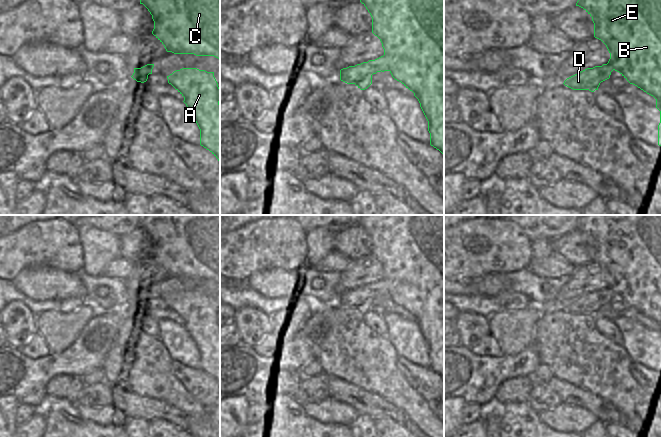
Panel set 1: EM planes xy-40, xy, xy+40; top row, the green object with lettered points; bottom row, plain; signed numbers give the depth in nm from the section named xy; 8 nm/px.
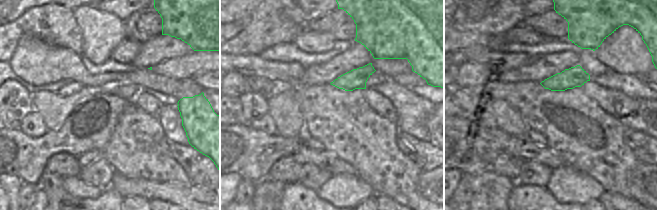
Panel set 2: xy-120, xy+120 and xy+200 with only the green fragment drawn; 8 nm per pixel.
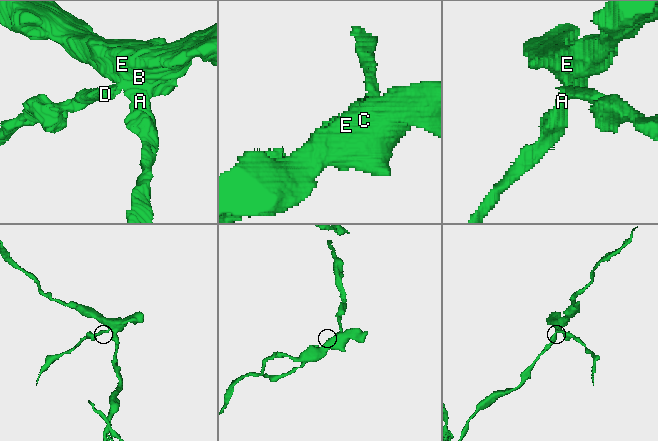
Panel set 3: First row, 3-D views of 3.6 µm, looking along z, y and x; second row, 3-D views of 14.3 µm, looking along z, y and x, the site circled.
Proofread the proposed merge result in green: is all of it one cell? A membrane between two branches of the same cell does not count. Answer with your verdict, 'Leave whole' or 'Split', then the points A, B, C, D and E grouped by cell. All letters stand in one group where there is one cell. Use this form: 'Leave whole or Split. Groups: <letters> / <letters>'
Split. Groups: A B C E / D.

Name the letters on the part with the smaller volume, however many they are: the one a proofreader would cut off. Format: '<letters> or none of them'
D

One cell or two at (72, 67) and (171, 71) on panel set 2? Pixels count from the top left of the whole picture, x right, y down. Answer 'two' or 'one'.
two

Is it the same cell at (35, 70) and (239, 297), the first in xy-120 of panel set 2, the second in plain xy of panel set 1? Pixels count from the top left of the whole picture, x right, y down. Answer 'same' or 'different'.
different

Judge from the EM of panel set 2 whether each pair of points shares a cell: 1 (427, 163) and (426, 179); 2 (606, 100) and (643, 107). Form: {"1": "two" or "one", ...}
{"1": "two", "2": "one"}

